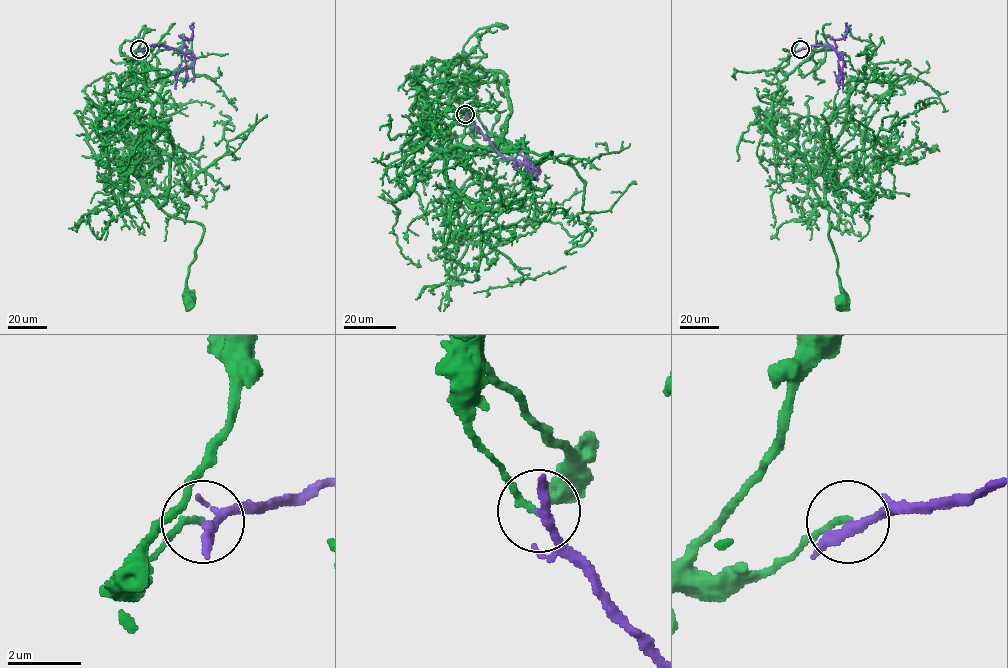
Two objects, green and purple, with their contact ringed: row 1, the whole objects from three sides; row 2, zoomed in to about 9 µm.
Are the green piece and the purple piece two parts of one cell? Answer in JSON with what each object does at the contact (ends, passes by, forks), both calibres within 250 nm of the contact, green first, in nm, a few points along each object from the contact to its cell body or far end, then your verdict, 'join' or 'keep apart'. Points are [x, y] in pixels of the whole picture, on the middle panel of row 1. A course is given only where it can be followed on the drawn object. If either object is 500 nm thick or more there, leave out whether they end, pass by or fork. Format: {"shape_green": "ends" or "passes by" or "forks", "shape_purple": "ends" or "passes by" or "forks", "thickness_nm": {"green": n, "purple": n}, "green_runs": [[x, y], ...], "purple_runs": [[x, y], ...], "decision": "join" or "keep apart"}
{"shape_green": "ends", "shape_purple": "ends", "thickness_nm": {"green": 170, "purple": 400}, "green_runs": [[465, 114], [453, 90], [471, 95], [477, 78], [501, 72], [510, 116], [493, 148], [551, 152], [531, 171]], "purple_runs": [[465, 114], [504, 157], [528, 165], [517, 166], [515, 162], [514, 166]], "decision": "keep apart"}

